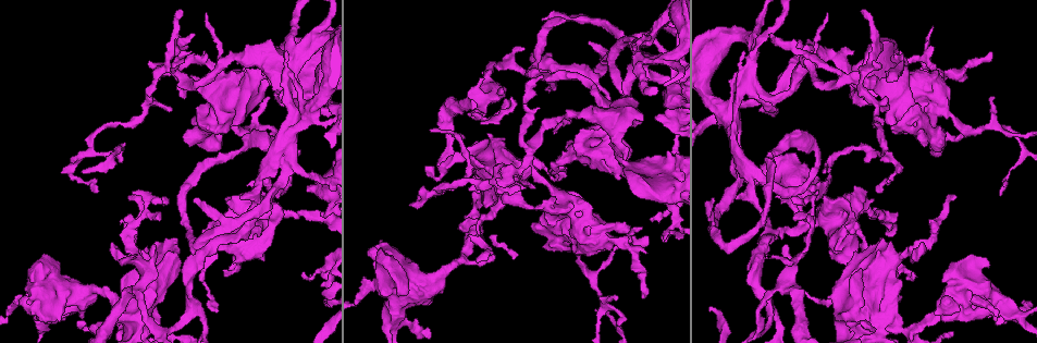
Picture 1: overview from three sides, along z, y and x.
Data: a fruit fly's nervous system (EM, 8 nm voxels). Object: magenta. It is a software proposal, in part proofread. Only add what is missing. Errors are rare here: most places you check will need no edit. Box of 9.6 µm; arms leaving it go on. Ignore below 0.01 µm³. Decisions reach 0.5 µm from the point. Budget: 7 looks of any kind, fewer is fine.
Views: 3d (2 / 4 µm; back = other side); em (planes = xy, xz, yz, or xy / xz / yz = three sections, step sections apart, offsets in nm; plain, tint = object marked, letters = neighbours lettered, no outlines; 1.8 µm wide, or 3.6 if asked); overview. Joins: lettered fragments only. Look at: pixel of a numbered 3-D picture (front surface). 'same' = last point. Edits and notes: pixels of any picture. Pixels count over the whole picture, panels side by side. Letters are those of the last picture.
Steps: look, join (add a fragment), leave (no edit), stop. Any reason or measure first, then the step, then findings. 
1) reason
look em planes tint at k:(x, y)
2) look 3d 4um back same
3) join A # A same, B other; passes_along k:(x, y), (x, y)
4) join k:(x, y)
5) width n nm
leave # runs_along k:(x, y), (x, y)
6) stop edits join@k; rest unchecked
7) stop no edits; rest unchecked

looks like a crossing
look em planes letters at 1:(750, 89)

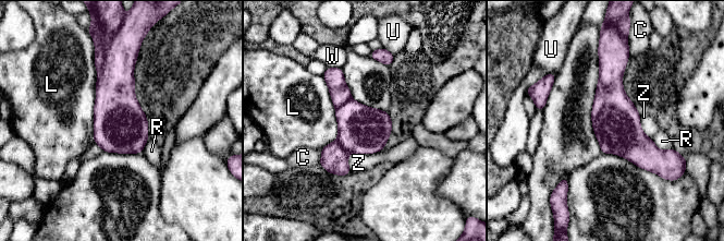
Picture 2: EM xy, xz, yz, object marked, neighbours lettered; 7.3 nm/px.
leave # C other, L other, R other, U other, W other, Z other; runs_along 2:(603, 57), (616, 127), (653, 169); no lettered fragment goes on from it

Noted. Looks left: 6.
a fork
look 3d 2um back at 1:(219, 227)

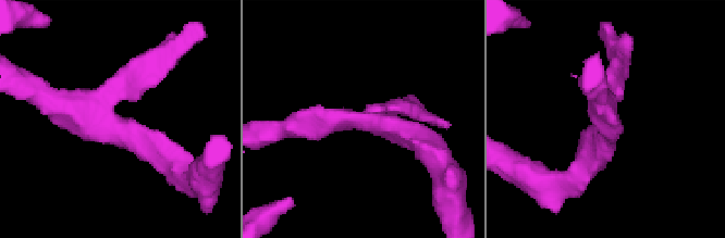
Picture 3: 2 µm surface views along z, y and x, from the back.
arms 3; arm_widths 180, 220, 220 nm; need the tissue
look em planes letters at 3:(109, 123)

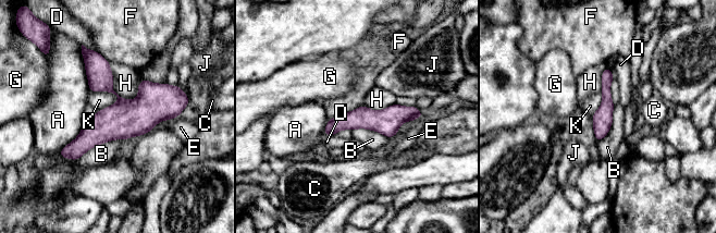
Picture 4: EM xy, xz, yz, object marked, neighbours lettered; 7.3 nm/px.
leave # A other, B other, C other, D other, E other, F other, G other, H other, J other, K other; runs_along 4:(177, 105), (109, 123), (63, 154); none of them fits

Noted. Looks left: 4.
look em xy step 8 tint at 1:(306, 274)

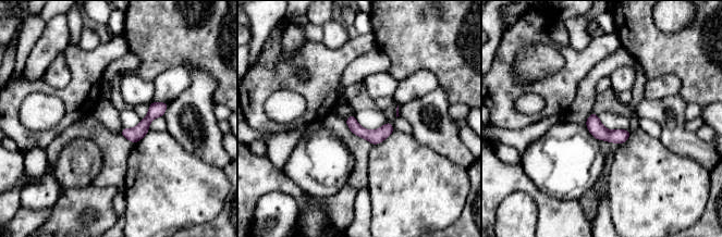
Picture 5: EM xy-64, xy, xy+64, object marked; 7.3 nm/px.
cut it another way
look em yz step 8 letters same

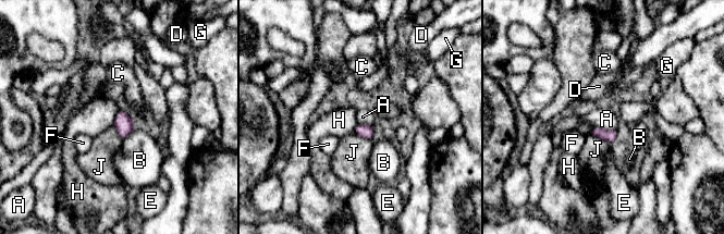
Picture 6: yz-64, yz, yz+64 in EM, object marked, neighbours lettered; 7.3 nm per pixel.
leave # A other, B other, C other, D other, E other, F other, G other, H other, J other; border 6:(593, 126), (615, 130); none of them fits

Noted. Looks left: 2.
stop no edits; rest unchecked

